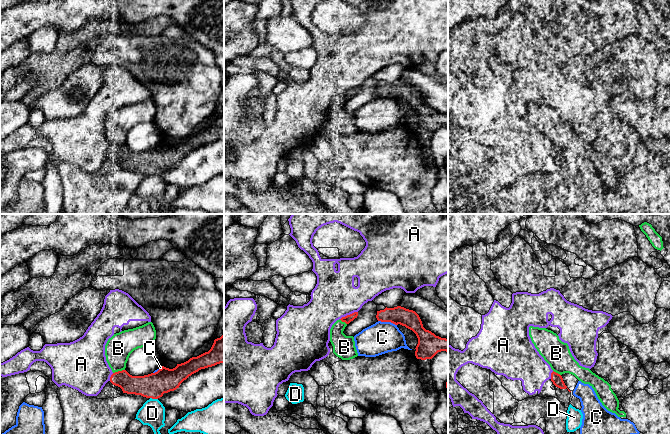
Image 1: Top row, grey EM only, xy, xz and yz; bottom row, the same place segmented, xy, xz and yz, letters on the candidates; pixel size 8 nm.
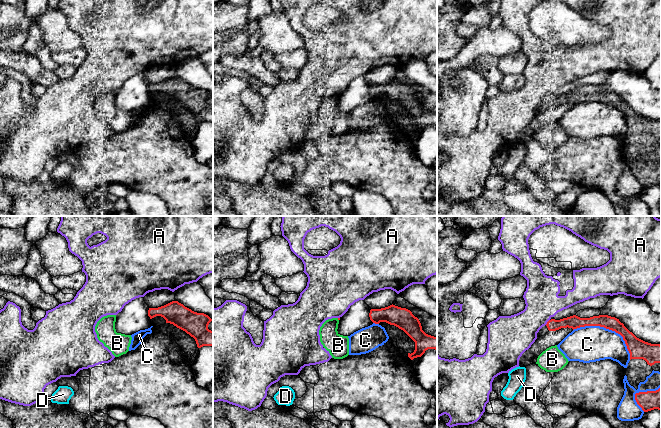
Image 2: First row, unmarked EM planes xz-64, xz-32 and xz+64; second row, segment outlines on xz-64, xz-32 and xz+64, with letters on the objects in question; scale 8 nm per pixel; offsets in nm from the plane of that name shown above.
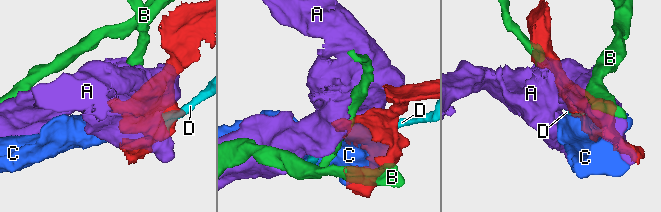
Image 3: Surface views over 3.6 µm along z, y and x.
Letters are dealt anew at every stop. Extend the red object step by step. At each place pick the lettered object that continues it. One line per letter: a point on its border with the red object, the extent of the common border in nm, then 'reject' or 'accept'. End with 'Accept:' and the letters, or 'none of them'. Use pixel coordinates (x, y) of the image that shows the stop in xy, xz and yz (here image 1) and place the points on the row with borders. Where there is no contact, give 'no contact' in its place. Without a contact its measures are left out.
A: meets red in xz at (348, 315); contact 160 nm long; reject
B: meets red in xy at (118, 371); contact 100 nm long; reject
C: meets red in xz at (387, 321); contact 160 nm long; reject
D: meets red in xy at (154, 398); contact 70 nm long; reject
Accept: none of them

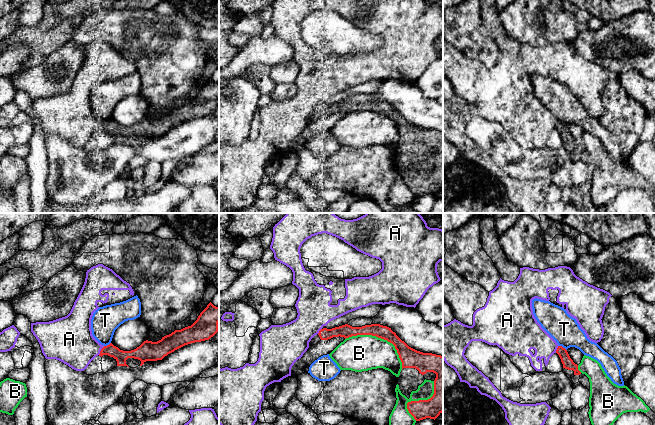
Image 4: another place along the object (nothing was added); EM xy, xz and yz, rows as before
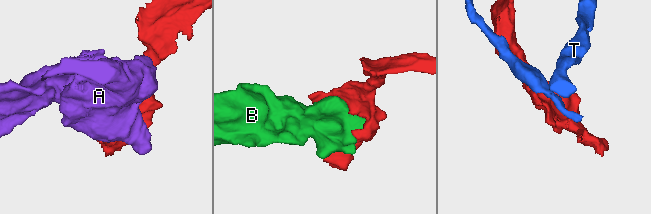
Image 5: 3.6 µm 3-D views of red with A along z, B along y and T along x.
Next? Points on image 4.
A: meets red in xy at (101, 350); contact 90 nm long; reject
B: meets red in xz at (381, 338); contact 500 nm long; reject
T: meets red in yz at (561, 346); contact 80 nm long; reject
Accept: none of them

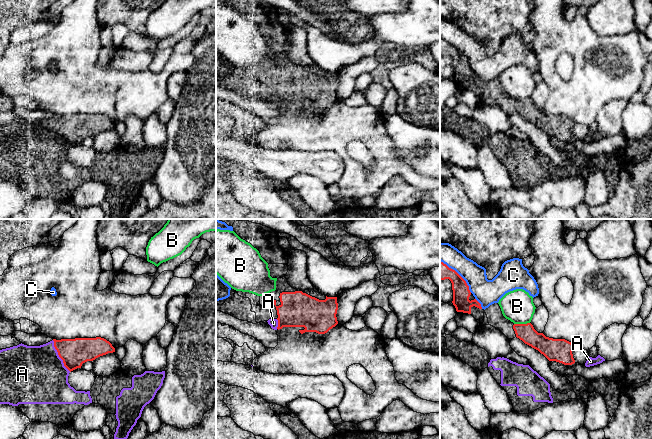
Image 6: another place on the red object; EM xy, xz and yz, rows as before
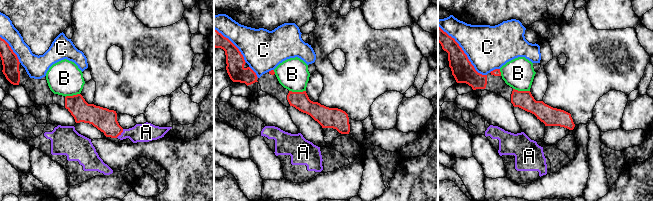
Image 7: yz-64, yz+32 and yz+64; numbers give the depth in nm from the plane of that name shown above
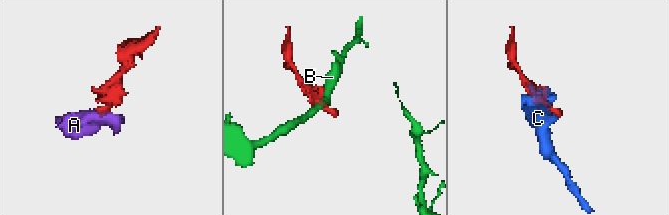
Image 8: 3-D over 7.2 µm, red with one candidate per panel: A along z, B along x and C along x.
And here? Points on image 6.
A: meets red in xy at (59, 356); contact 300 nm long; accept
B: meets red in yz at (521, 324); contact 130 nm long; reject
C: meets red in yz at (458, 274); contact 360 nm long; reject
Accept: A

